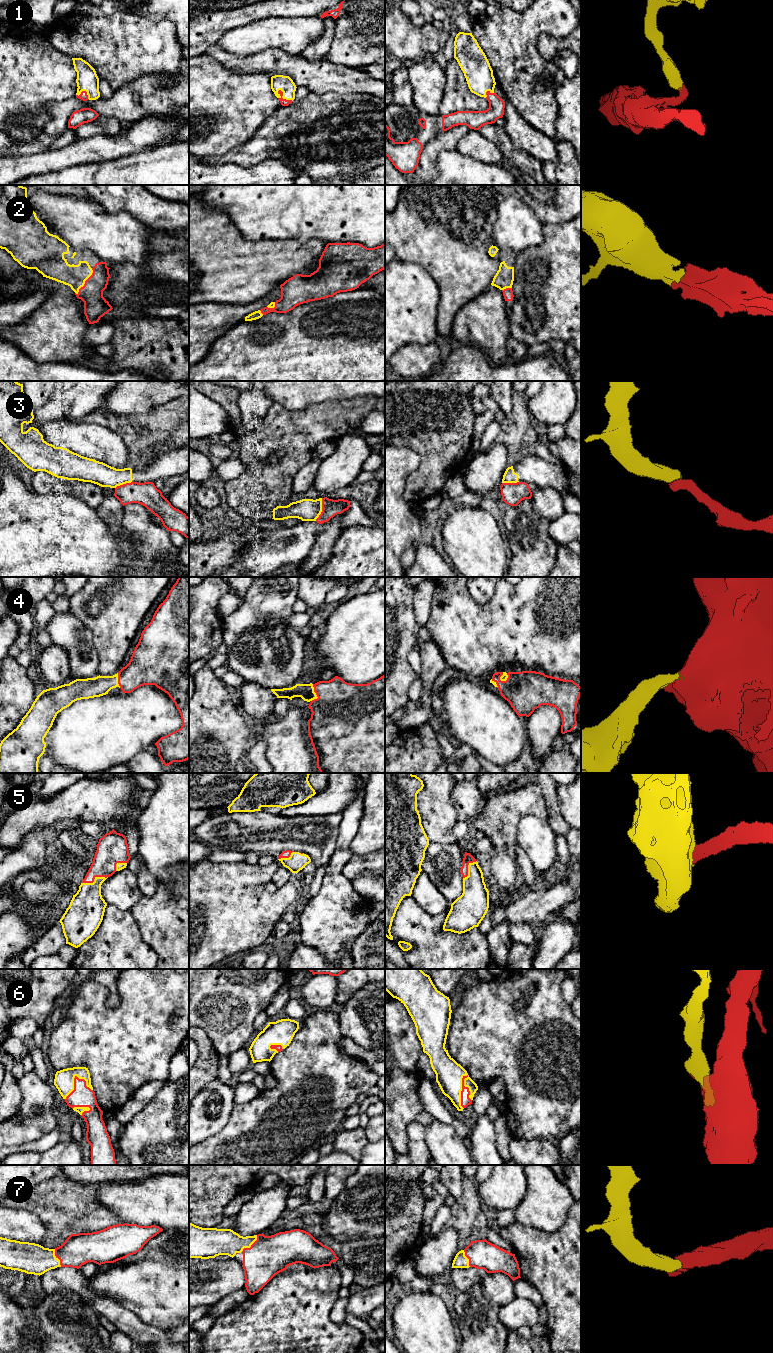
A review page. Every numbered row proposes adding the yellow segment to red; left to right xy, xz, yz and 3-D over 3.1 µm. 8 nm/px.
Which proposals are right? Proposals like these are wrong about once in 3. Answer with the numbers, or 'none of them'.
1, 2, 4, 5, 6, 7

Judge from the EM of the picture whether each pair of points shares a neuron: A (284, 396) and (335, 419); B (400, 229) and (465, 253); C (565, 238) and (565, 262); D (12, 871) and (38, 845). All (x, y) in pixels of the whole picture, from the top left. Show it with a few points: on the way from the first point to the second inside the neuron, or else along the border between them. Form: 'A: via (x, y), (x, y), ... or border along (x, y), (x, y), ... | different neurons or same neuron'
A: border along (330, 400), (299, 410), (283, 406) | different neurons
B: via (416, 229), (438, 229), (449, 240) | same neuron
C: via (565, 244), (565, 256) | same neuron
D: via (18, 865), (32, 851) | same neuron

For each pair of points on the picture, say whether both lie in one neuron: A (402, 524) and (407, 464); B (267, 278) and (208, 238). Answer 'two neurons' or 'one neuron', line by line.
A: one neuron
B: one neuron

